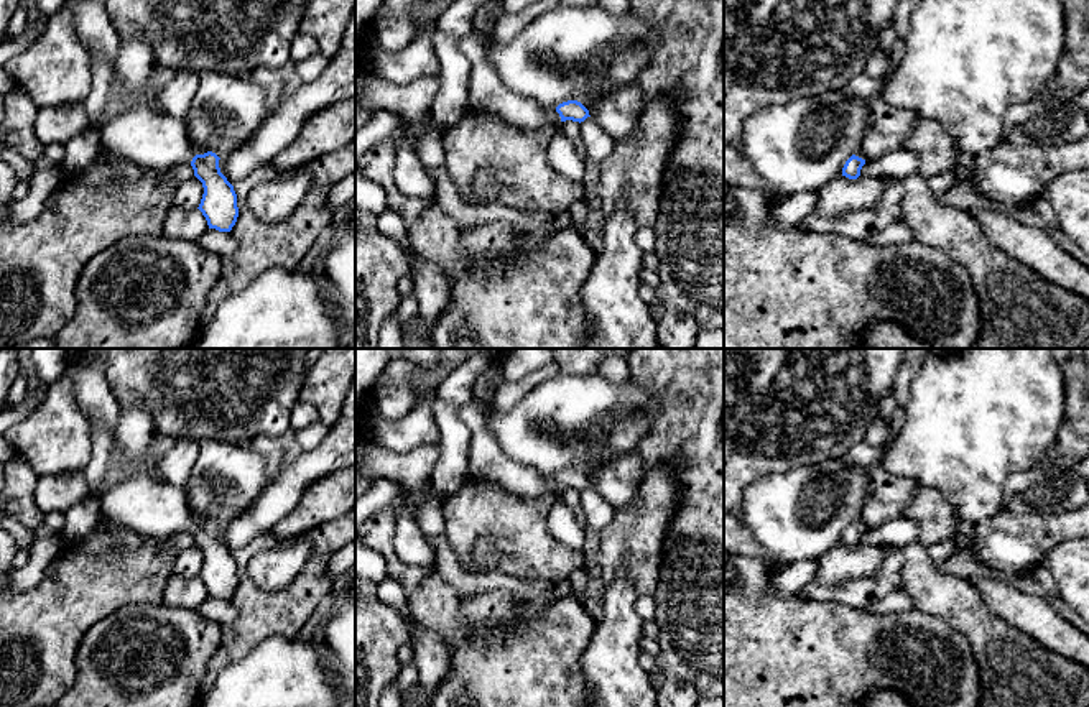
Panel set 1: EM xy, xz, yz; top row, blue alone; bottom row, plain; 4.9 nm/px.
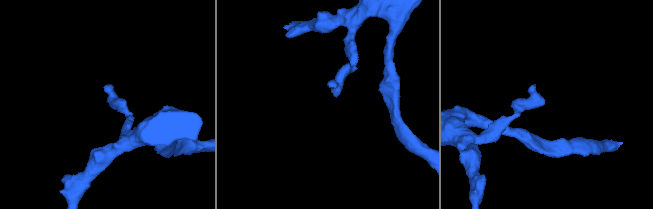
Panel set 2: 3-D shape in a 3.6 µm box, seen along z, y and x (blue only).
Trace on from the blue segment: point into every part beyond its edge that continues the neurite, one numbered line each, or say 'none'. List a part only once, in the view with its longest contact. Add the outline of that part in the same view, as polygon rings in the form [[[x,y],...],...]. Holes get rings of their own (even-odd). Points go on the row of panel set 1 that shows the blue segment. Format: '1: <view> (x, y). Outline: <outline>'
1: xz (487, 92). Outline: [[[472,31],[461,36],[459,49],[470,62],[467,97],[472,110],[494,115],[525,130],[561,123],[556,107],[544,109],[535,99],[512,90],[502,81],[489,61],[482,33]]]

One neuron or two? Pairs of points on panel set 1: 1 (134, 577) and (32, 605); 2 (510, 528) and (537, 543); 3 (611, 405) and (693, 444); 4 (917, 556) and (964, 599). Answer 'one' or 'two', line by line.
1: one
2: one
3: two
4: one

